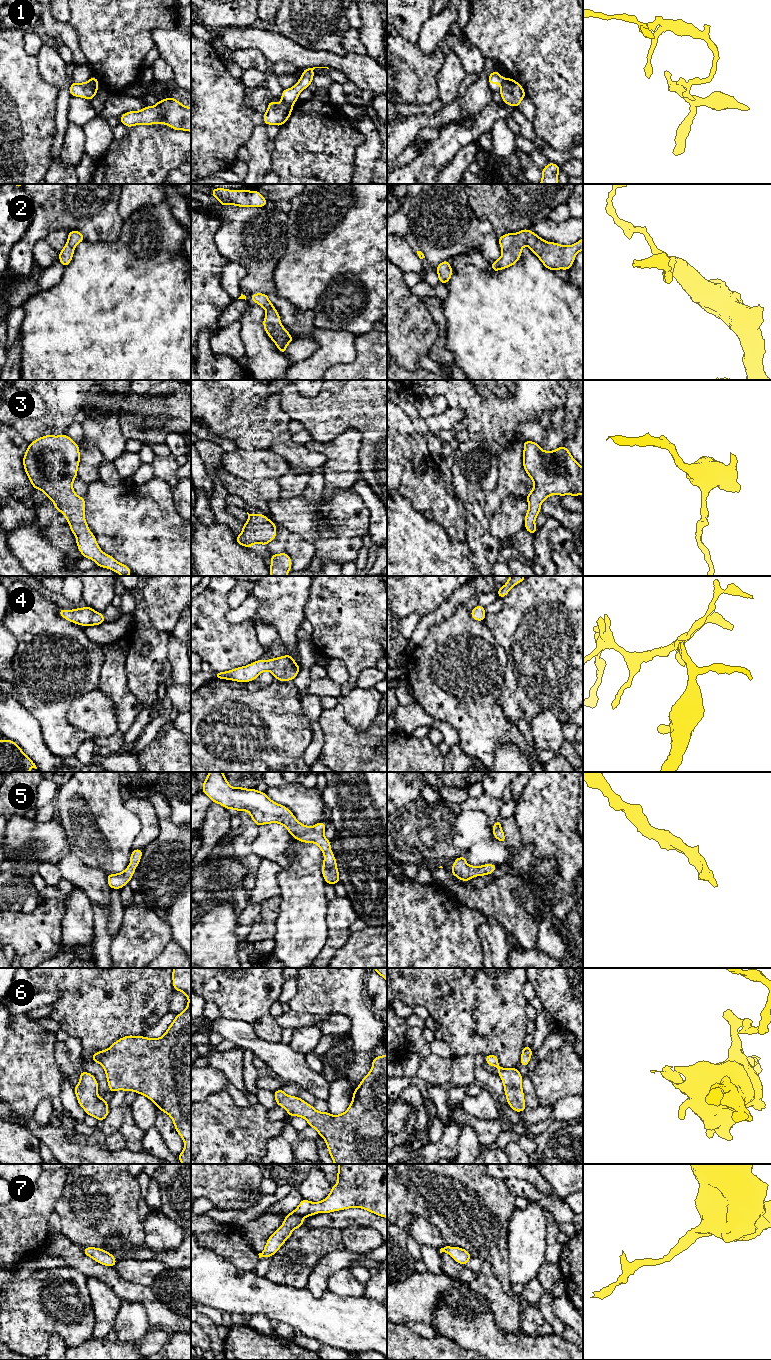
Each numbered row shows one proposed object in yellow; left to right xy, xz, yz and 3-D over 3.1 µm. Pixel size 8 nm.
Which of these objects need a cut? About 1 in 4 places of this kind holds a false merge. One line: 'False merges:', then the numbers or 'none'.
False merges: 1

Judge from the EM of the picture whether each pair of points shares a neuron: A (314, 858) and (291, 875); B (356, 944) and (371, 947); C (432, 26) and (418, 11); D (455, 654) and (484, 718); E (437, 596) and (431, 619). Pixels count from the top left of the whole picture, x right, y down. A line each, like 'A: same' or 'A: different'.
A: same
B: same
C: different
D: same
E: different

